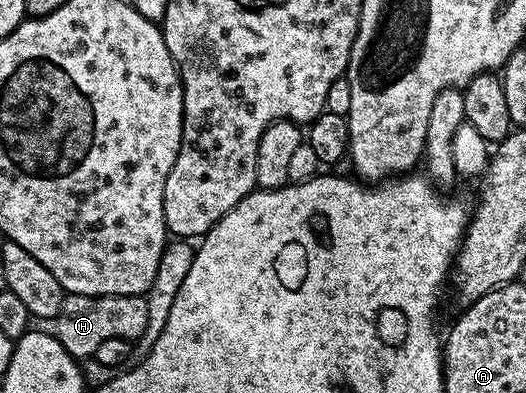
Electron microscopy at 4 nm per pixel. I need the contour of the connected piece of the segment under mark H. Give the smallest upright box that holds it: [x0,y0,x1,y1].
[53,294,149,360]

